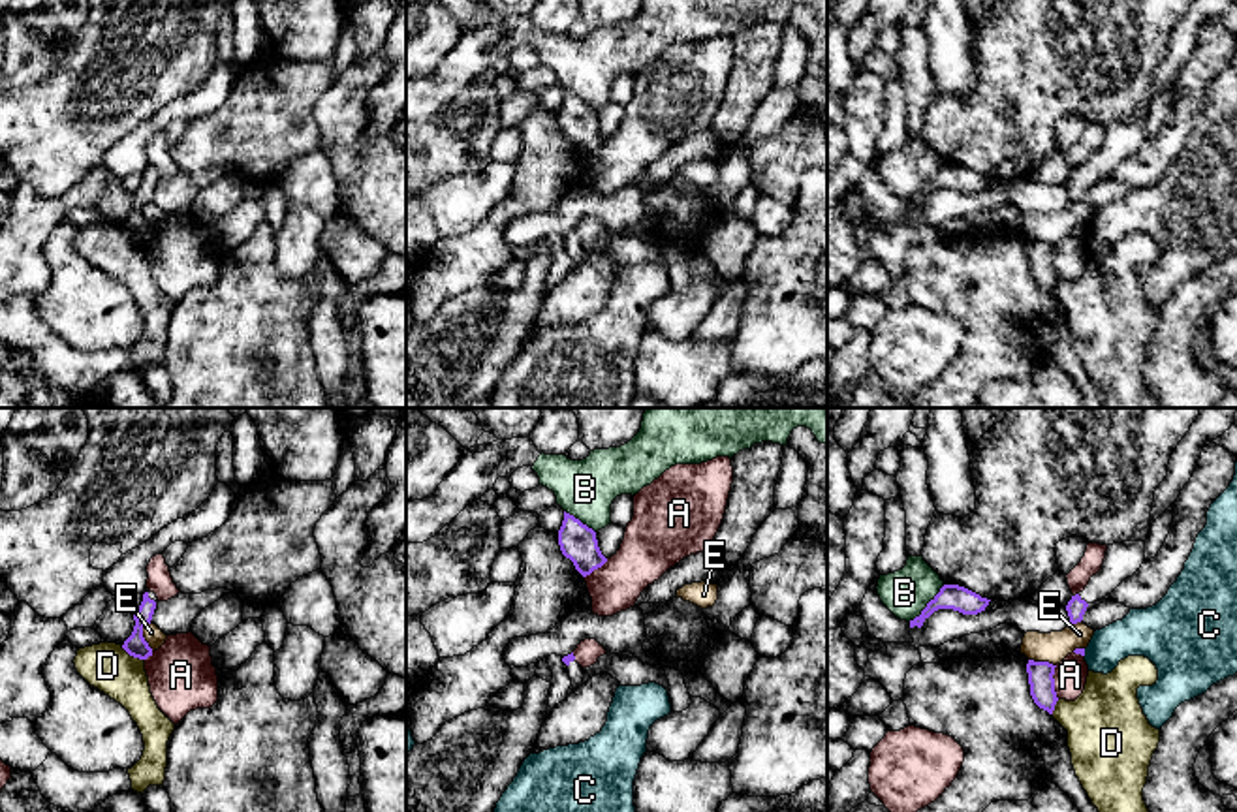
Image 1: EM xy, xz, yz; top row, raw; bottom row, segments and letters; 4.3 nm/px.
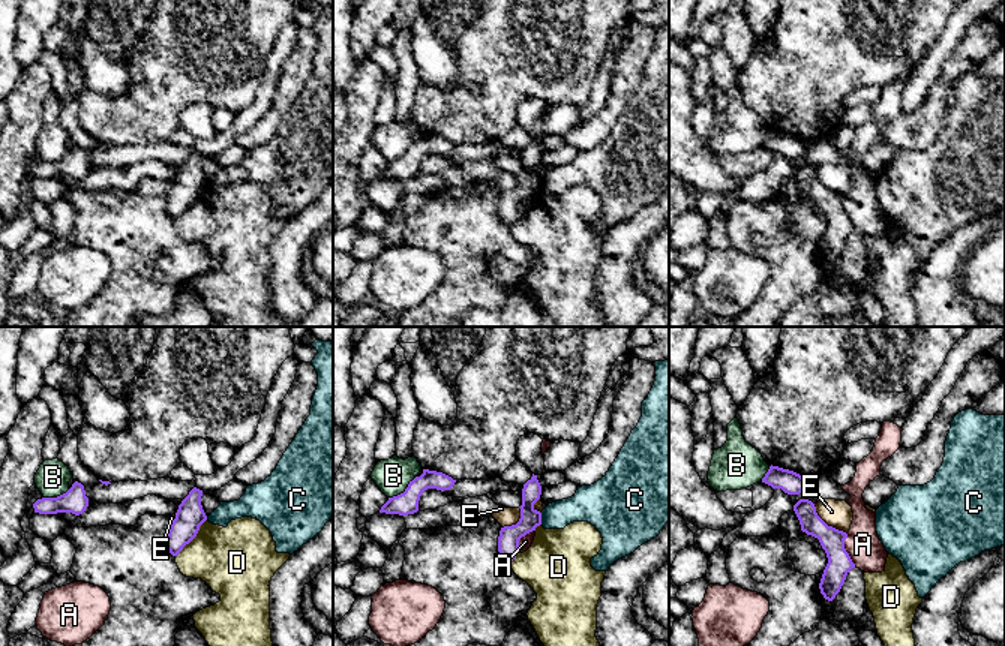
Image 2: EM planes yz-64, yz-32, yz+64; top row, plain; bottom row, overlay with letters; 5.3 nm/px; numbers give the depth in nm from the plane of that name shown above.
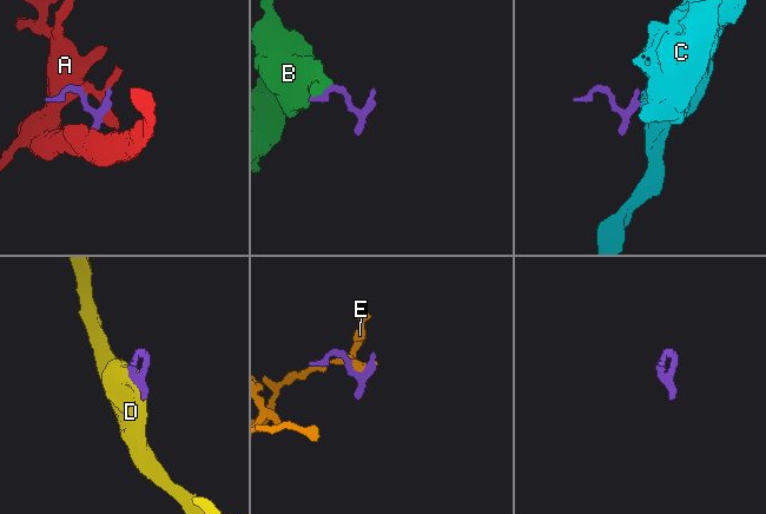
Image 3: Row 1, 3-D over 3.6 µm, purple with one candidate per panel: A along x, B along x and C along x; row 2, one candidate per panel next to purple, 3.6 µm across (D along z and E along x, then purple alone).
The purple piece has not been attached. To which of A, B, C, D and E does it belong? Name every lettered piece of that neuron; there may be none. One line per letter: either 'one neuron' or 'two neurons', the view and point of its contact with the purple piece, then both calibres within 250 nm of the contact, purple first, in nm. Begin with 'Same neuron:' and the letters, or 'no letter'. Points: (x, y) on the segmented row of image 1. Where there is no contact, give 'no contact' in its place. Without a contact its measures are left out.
Same neuron: no letter
A: two neurons; meets purple in yz at (1053, 683); 110 nm thick on the purple side, 140 nm on the other
B: two neurons; meets purple in yz at (927, 606); 110 nm thick on the purple side, 200 nm on the other
C: two neurons; meets purple in yz at (1083, 653); 30 nm thick on the purple side, 190 nm on the other
D: two neurons; meets purple in xy at (132, 655); 90 nm thick on the purple side, 200 nm on the other
E: two neurons; meets purple in xy at (143, 638); 90 nm thick on the purple side, 80 nm on the other

